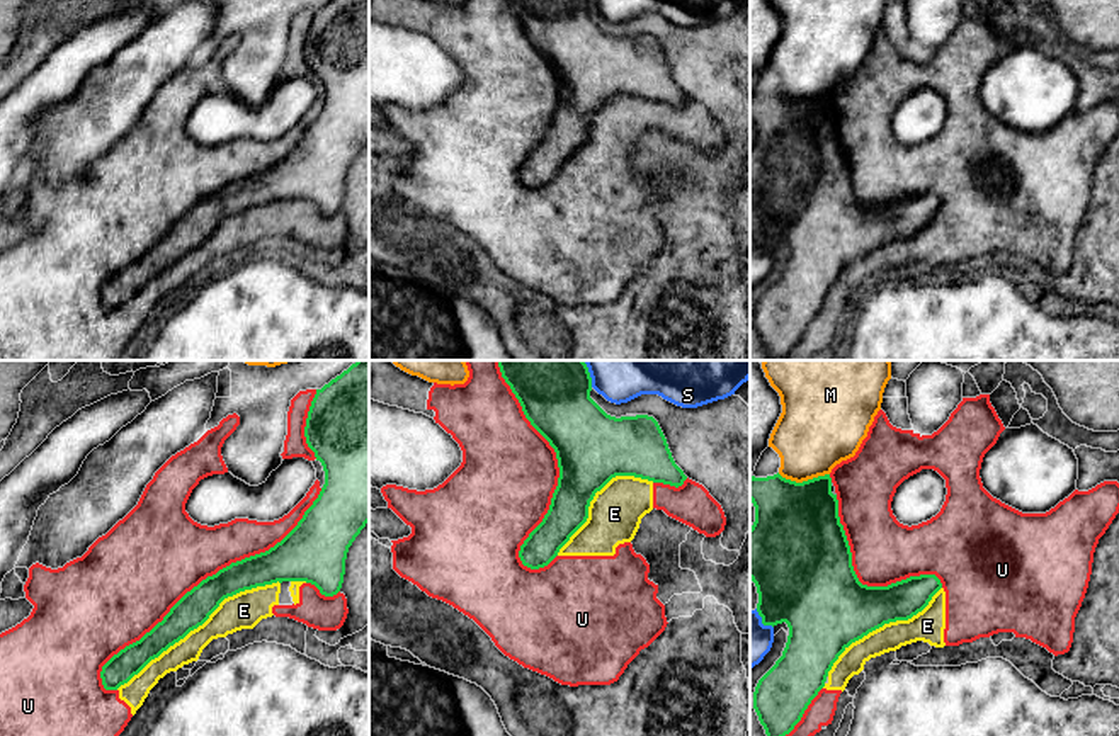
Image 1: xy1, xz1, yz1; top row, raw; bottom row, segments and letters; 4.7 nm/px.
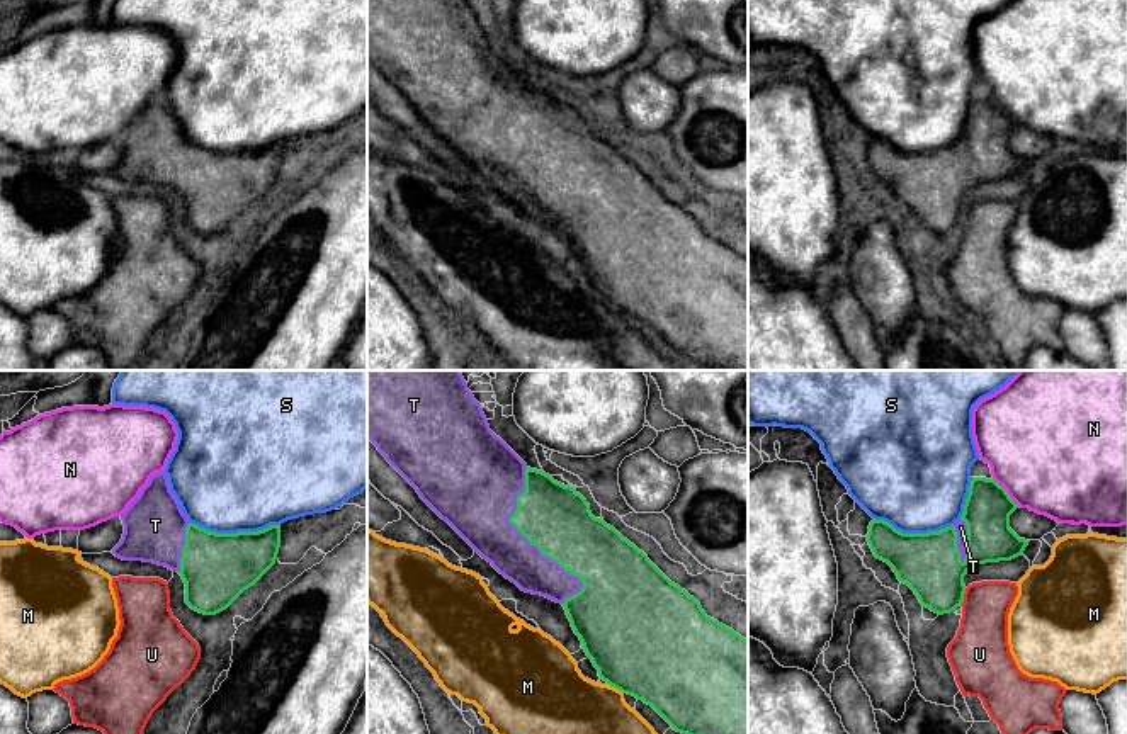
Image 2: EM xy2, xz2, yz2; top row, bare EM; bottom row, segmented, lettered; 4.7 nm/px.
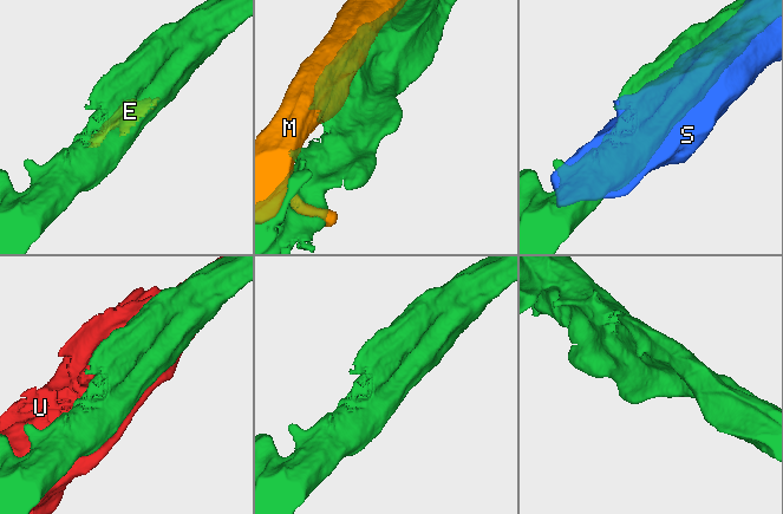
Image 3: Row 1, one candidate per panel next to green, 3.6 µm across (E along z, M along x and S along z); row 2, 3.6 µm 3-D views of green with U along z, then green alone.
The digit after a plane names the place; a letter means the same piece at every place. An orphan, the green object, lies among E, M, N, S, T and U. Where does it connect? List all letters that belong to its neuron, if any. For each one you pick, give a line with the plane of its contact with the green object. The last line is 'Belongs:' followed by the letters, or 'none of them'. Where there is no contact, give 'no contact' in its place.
T: xz2
Belongs: T

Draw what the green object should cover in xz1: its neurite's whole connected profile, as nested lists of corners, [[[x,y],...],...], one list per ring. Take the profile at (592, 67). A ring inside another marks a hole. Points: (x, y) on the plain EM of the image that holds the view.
[[[505,0],[519,19],[525,37],[556,71],[560,97],[542,141],[519,170],[524,185],[548,185],[587,141],[595,112],[616,95],[634,95],[653,102],[682,105],[687,95],[675,83],[667,58],[653,36],[611,36],[592,17],[592,0]]]

